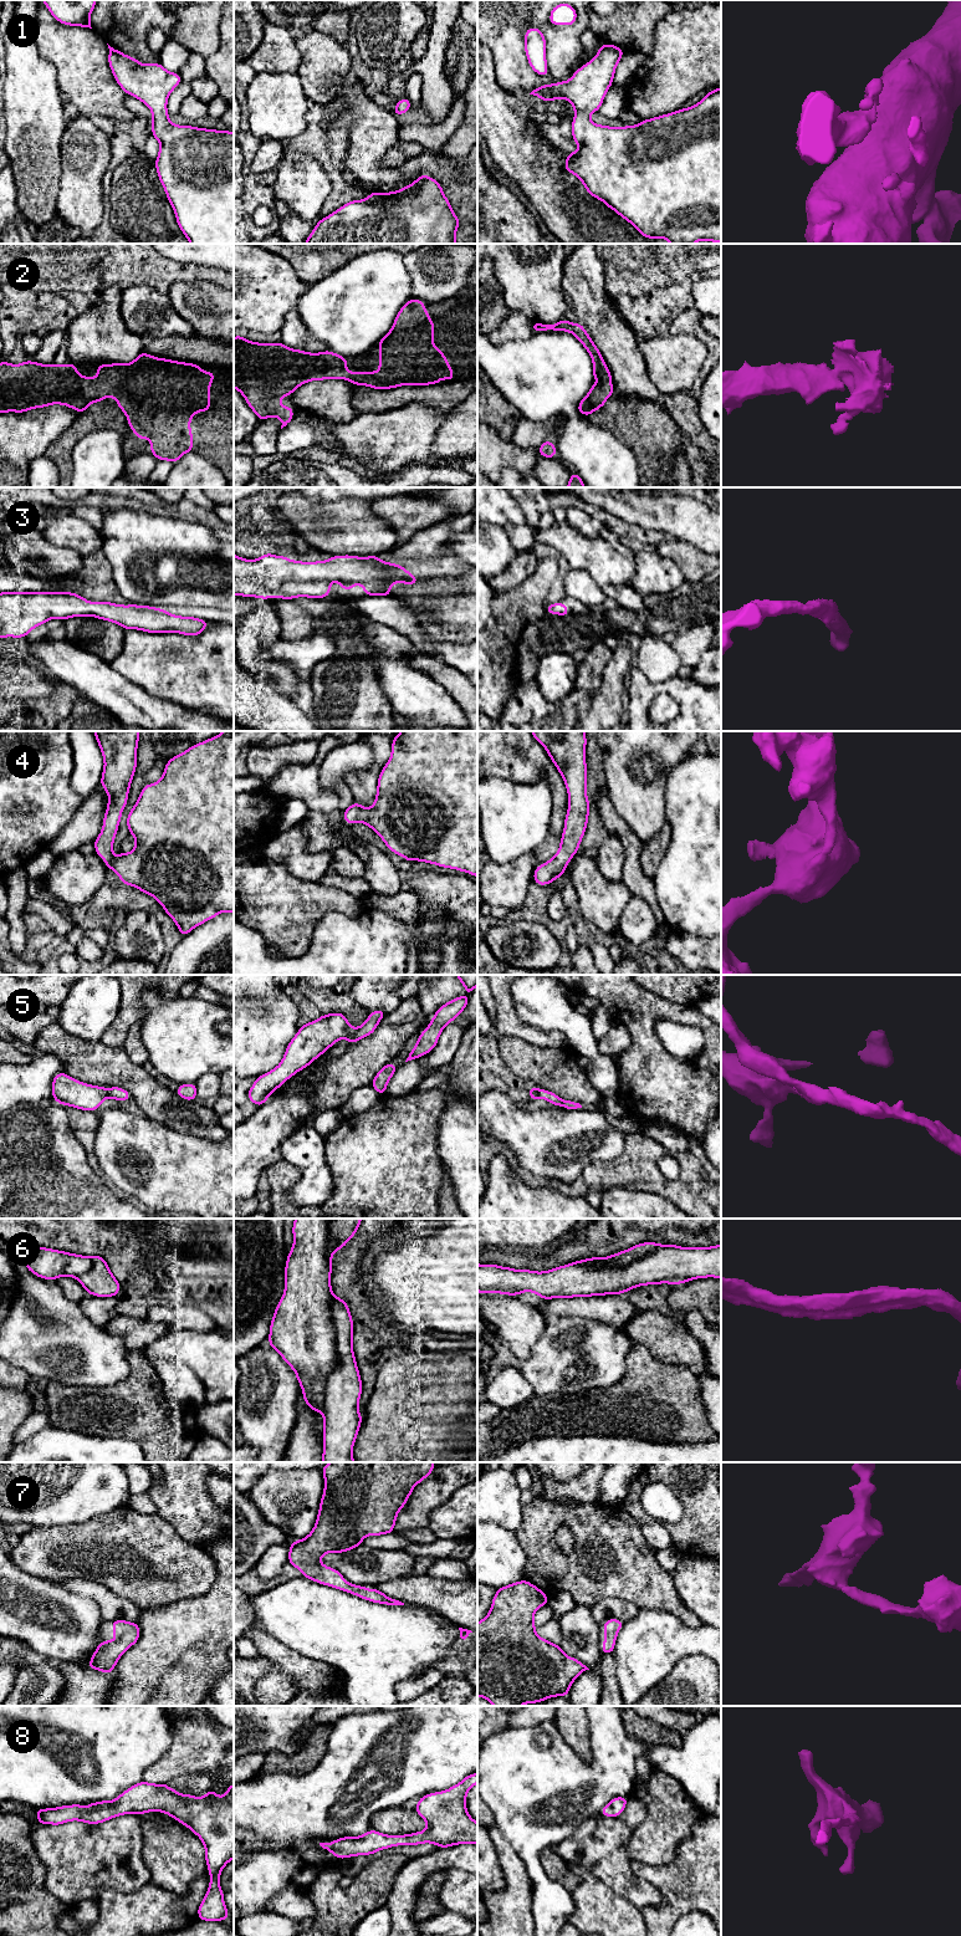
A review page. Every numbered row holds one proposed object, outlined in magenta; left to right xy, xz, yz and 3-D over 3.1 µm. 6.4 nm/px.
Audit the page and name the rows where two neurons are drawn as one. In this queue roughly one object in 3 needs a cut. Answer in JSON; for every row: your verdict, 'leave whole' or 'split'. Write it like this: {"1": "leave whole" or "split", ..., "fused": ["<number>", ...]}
{"1": "leave whole", "2": "leave whole", "3": "leave whole", "4": "leave whole", "5": "split", "6": "leave whole", "7": "leave whole", "8": "leave whole", "fused": ["5"]}

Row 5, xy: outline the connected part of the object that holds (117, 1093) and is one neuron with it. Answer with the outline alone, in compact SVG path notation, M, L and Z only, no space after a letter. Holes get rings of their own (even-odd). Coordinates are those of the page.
M112 1087L108 1088L108 1098L124 1102L131 1099L132 1097L126 1089L119 1087Z

